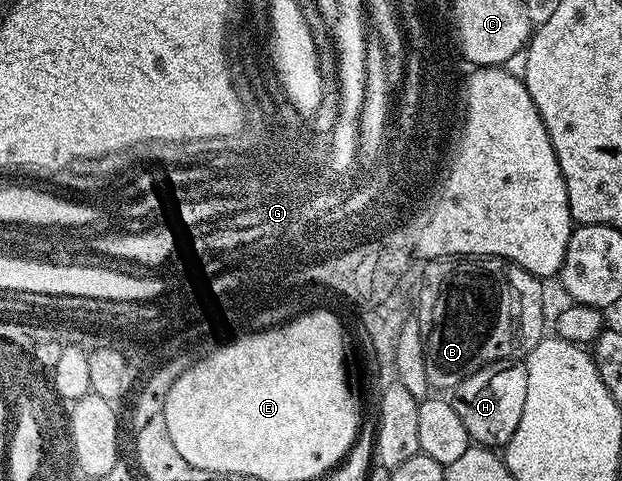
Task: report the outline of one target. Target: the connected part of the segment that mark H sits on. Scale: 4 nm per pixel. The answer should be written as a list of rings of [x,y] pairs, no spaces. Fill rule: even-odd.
[[[520,360],[491,362],[461,382],[454,391],[454,405],[473,443],[489,448],[503,448],[514,436],[522,407],[526,404],[526,368]]]

